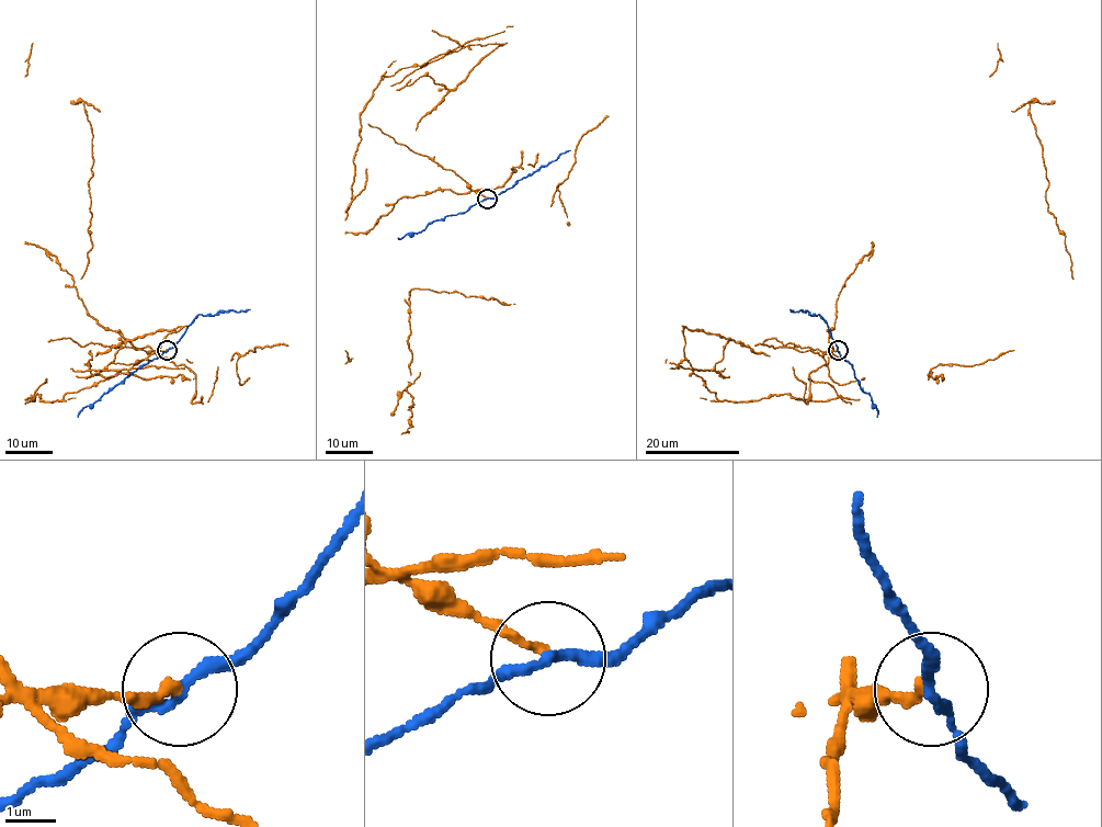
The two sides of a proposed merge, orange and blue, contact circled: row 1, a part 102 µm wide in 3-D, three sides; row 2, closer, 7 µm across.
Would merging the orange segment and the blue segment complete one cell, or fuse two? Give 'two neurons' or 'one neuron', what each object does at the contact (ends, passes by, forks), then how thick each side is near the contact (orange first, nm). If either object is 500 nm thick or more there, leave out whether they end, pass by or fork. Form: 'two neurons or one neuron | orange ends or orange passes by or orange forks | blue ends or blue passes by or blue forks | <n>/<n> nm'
two neurons | orange ends | blue passes by | 190/220 nm

